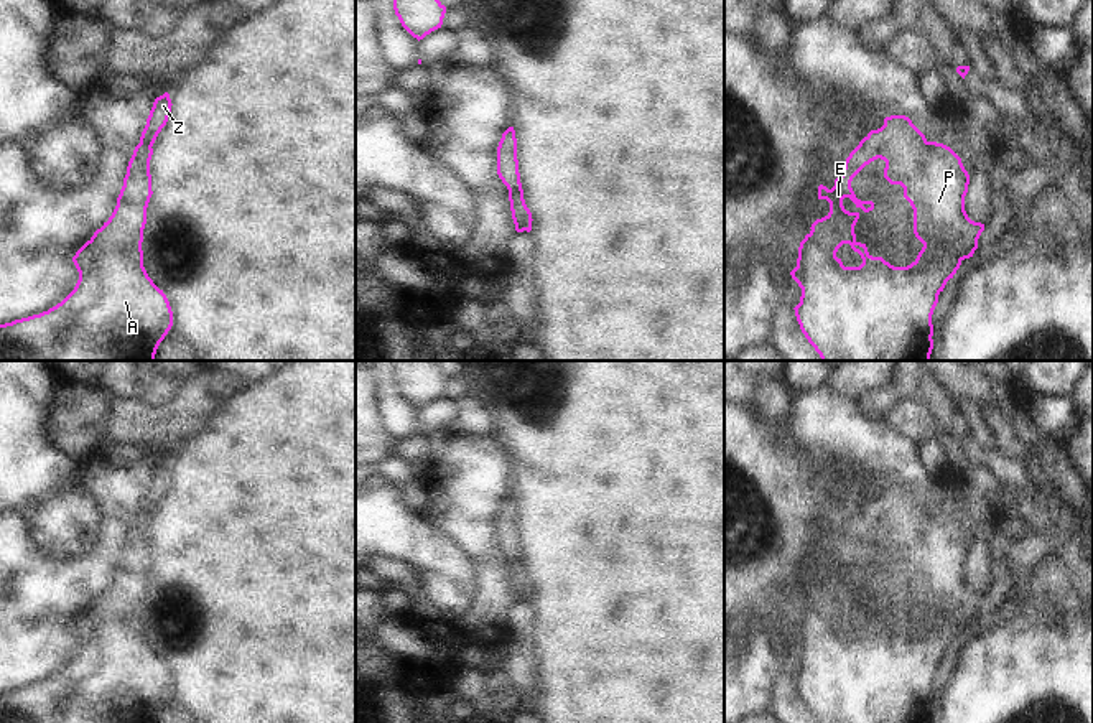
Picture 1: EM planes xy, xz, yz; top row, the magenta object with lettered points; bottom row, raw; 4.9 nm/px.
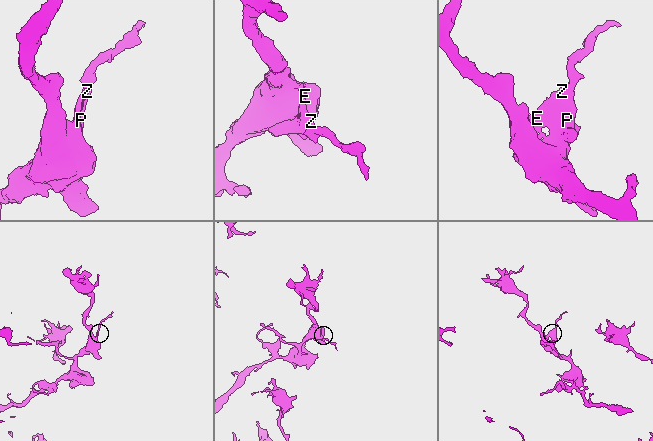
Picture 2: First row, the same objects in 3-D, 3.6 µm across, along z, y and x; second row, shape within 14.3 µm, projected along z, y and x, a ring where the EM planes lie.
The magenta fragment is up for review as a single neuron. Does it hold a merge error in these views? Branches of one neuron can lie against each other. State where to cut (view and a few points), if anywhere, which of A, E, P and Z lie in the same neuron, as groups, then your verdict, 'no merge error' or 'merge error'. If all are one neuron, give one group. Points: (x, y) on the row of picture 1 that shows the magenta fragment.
cut none; groups A E P Z; no merge error

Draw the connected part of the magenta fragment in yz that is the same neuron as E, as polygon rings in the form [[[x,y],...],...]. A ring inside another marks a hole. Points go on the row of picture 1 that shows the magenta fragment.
[[[891,115],[884,119],[881,128],[871,130],[849,153],[831,189],[823,184],[818,186],[818,199],[830,203],[830,212],[816,219],[810,227],[812,231],[800,242],[797,267],[790,275],[802,288],[800,303],[793,308],[797,321],[821,361],[932,361],[932,315],[938,303],[938,295],[943,292],[946,282],[953,278],[961,262],[973,257],[978,249],[978,239],[984,231],[984,224],[971,221],[965,211],[968,184],[970,175],[961,158],[950,147],[928,142],[909,117]],[[877,158],[886,161],[884,178],[891,184],[904,188],[904,198],[914,209],[914,234],[923,244],[917,259],[907,267],[894,267],[882,257],[872,257],[866,244],[856,240],[854,226],[859,212],[849,212],[843,206],[843,199],[849,198],[864,212],[874,209],[872,201],[856,198],[851,181],[866,165]],[[843,244],[849,244],[861,255],[863,264],[859,267],[844,267],[841,259],[836,257]]]

